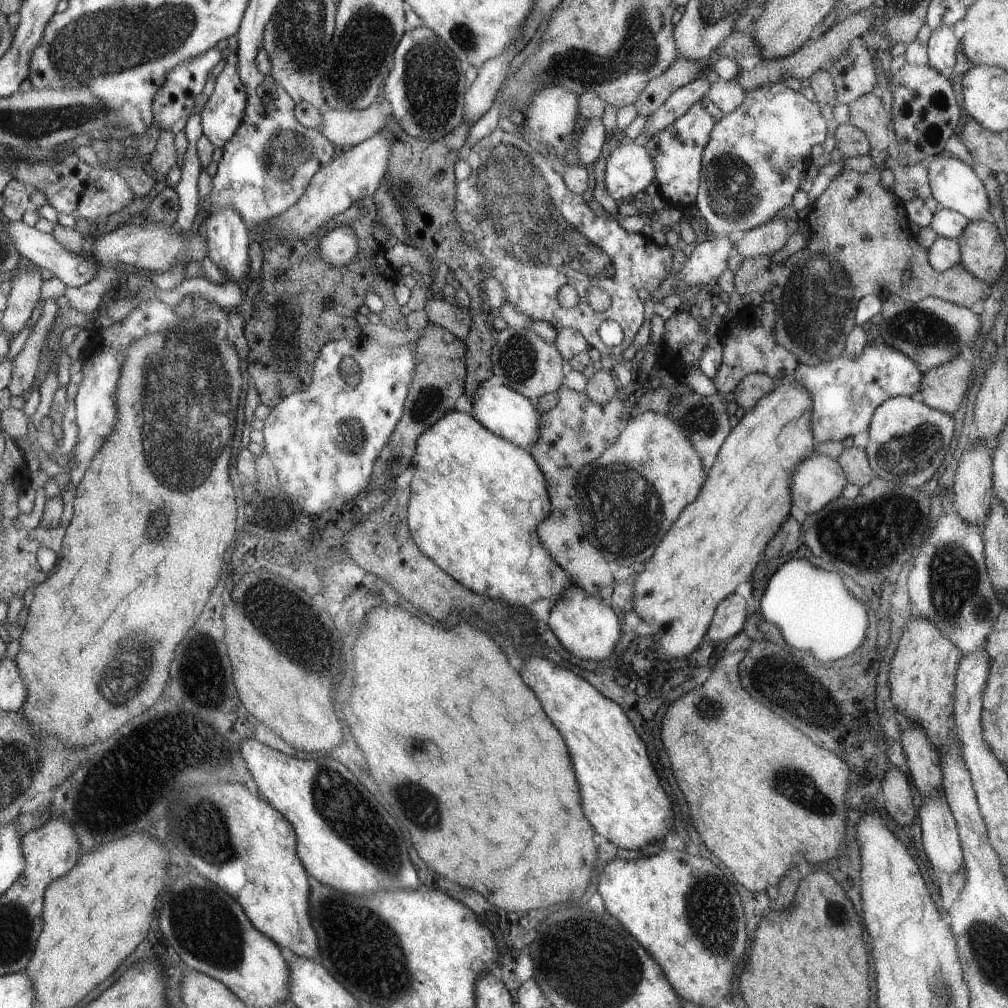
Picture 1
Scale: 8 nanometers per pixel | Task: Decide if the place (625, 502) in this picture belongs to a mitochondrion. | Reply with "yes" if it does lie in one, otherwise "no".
yes

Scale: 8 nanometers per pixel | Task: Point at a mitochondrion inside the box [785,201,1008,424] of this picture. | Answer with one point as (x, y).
(916, 326)

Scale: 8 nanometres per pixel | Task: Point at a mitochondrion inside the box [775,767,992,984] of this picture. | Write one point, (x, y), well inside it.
(838, 913)

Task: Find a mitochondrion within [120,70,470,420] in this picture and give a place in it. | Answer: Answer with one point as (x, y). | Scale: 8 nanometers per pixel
(287, 149)

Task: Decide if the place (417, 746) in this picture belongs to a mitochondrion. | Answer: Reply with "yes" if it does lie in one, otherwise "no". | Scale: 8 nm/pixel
no

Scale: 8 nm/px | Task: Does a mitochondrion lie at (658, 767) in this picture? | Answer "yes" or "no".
no

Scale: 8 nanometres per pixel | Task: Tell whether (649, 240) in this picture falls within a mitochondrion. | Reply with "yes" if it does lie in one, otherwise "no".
no

